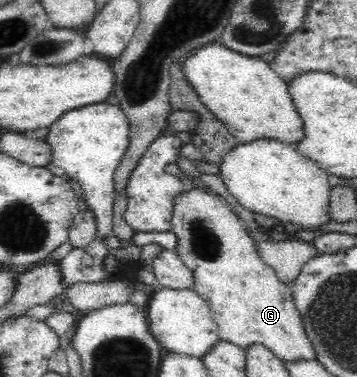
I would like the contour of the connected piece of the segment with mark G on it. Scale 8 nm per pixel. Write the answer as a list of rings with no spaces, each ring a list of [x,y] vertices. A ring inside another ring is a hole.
[[[193,185],[173,196],[171,222],[171,232],[176,236],[174,251],[190,269],[193,289],[206,299],[220,339],[232,342],[244,350],[250,343],[261,344],[282,361],[315,358],[315,350],[304,332],[301,317],[294,306],[290,285],[280,281],[276,271],[262,260],[256,241],[244,230],[240,217],[227,199],[211,187]]]

